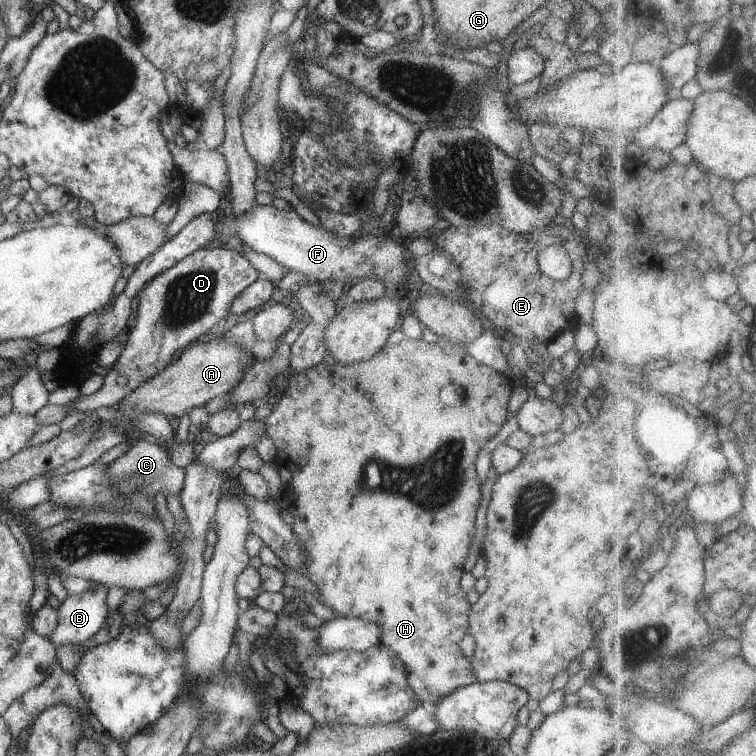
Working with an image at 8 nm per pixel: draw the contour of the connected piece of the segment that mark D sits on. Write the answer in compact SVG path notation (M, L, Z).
M212 245L198 249L185 259L179 260L163 273L150 278L144 284L142 290L138 292L140 299L134 328L124 334L122 338L123 351L103 376L101 389L90 396L78 395L70 404L70 414L74 412L94 413L94 410L100 408L100 406L115 407L118 405L129 393L134 392L141 384L166 368L172 362L174 352L178 352L180 348L186 348L192 342L198 341L198 338L208 332L216 322L228 316L227 312L232 301L258 277L259 272L248 262L242 252L226 249L220 245Z

